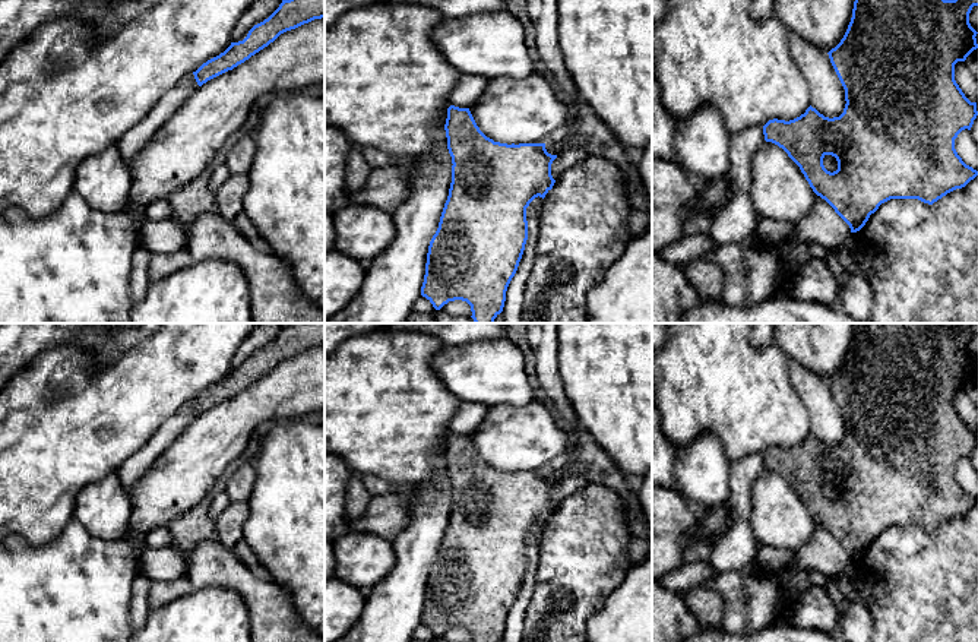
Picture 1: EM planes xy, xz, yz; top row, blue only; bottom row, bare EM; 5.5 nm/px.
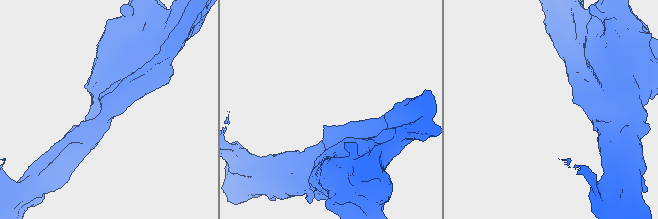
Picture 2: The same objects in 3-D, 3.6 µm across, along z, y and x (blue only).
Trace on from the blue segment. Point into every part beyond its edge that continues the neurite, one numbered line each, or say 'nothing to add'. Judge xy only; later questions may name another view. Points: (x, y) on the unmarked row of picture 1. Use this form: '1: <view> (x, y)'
nothing to add

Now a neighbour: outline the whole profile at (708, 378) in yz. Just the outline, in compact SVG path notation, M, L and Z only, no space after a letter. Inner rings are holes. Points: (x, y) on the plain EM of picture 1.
M668 323L668 341L652 355L653 398L665 436L681 447L703 433L713 433L725 447L729 462L769 447L794 447L810 431L808 411L794 390L786 367L788 357L773 342L757 348L751 344L753 323Z

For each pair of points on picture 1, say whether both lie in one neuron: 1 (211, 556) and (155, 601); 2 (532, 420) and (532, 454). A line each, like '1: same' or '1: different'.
1: different
2: same

